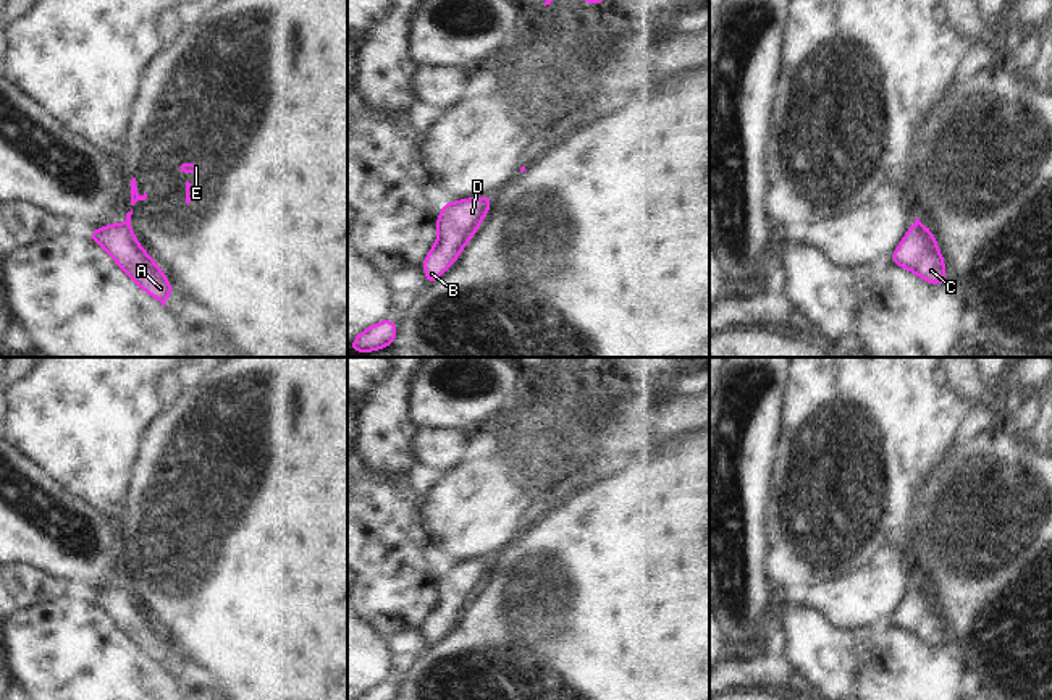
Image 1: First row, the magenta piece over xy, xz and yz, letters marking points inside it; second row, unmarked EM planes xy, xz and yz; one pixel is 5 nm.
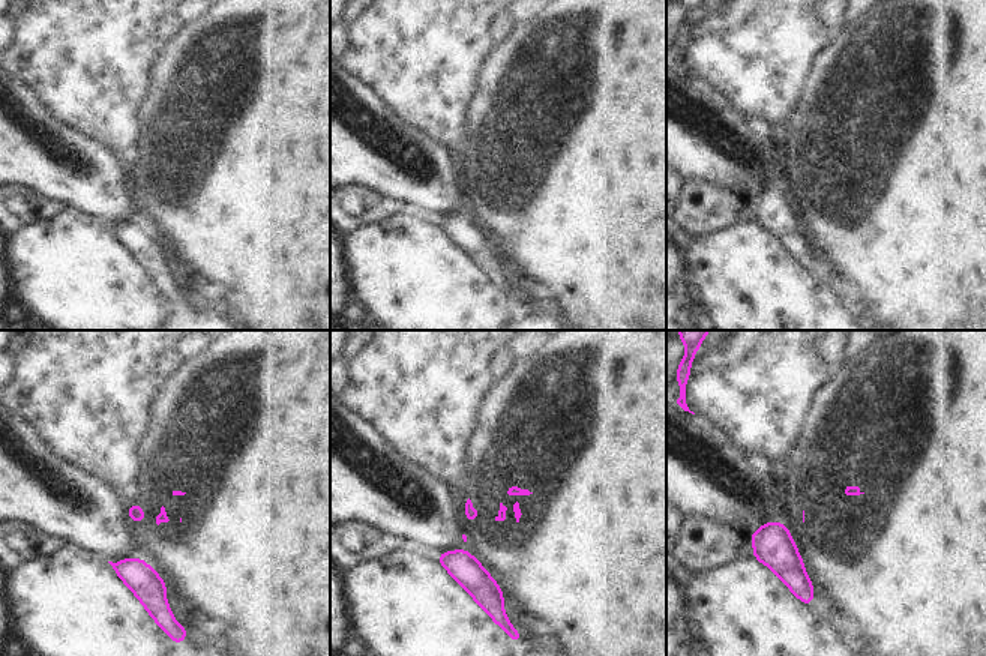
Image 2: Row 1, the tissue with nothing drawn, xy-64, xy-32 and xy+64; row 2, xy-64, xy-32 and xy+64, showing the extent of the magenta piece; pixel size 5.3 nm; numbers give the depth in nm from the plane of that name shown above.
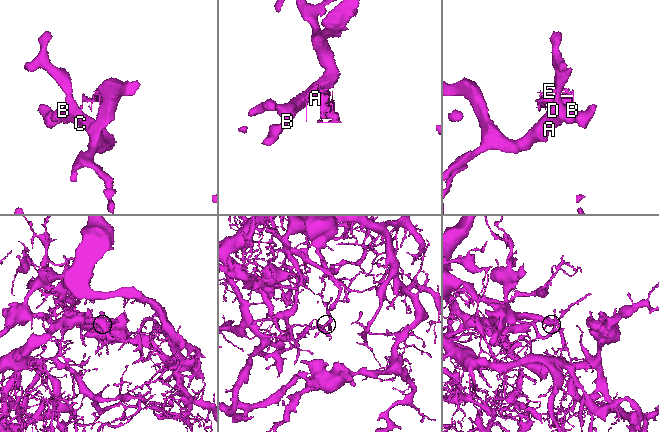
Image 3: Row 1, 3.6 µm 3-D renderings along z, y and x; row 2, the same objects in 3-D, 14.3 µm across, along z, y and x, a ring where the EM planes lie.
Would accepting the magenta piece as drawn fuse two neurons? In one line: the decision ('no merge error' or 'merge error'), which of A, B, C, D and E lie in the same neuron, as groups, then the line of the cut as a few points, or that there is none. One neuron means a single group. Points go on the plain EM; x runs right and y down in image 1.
merge error | A B C D / E | xz (487, 560), (488, 568)

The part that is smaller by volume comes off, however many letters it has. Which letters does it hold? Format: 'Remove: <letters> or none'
Remove: E

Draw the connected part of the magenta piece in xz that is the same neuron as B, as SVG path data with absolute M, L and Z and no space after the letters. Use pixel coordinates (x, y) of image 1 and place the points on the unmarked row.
M470 559L465 563L443 566L436 582L438 601L423 621L427 645L435 645L443 632L449 632L461 613L475 597L488 574L488 559Z

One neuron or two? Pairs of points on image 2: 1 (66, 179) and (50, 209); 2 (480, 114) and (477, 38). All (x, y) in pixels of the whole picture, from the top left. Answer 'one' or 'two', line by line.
1: two
2: two

